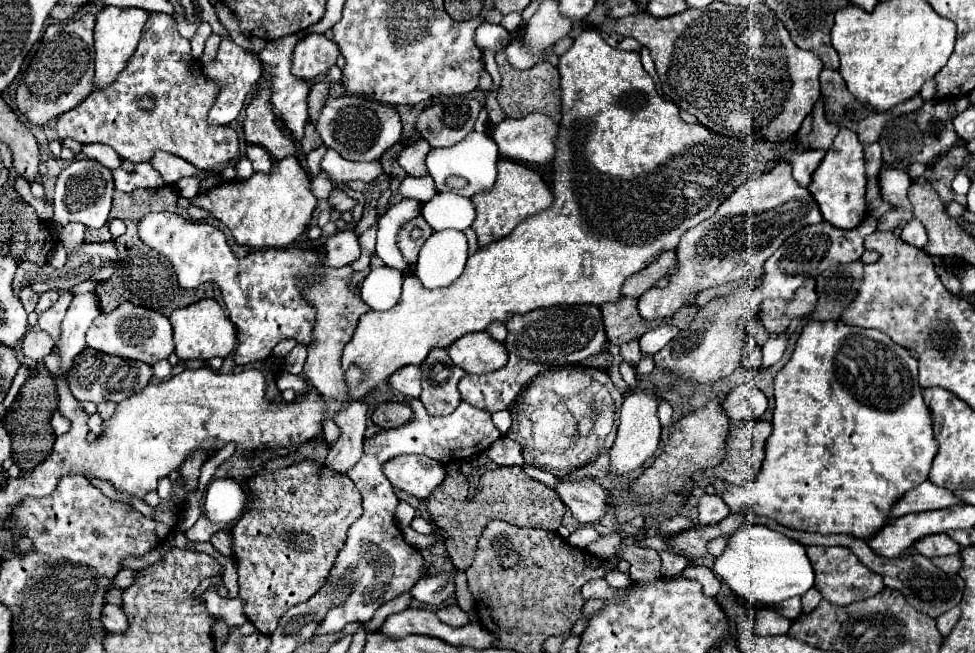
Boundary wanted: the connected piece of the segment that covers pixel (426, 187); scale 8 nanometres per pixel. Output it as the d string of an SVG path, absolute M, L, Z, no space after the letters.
M405 176L401 180L401 186L397 192L393 192L393 196L389 198L385 210L393 208L397 202L405 200L405 198L411 198L411 200L417 200L417 202L429 202L433 196L435 196L437 188L431 180L431 176L421 176L421 178L413 178L413 176Z

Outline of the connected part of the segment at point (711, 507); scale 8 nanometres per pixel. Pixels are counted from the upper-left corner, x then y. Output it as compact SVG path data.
M705 494L703 498L699 498L699 524L701 526L717 524L725 516L729 516L729 508L727 508L727 504L719 496Z

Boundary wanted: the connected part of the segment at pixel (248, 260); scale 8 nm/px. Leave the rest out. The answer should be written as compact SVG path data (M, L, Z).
M173 212L143 216L139 220L139 238L171 262L181 288L191 290L205 282L219 284L229 318L239 332L239 346L235 352L235 362L239 366L265 360L273 352L275 344L285 338L295 338L303 344L311 342L315 312L301 298L297 286L301 276L309 276L309 266L319 262L319 256L311 254L307 246L257 250L245 258L237 258L219 228L205 222L185 220Z

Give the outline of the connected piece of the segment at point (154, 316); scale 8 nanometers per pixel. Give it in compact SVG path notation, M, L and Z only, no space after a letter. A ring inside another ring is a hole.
M131 302L119 304L113 312L97 316L95 322L91 324L89 332L86 333L87 347L111 356L121 356L129 360L139 360L147 364L155 364L163 358L167 358L175 344L173 344L173 330L169 318L165 318L161 312L137 306Z

